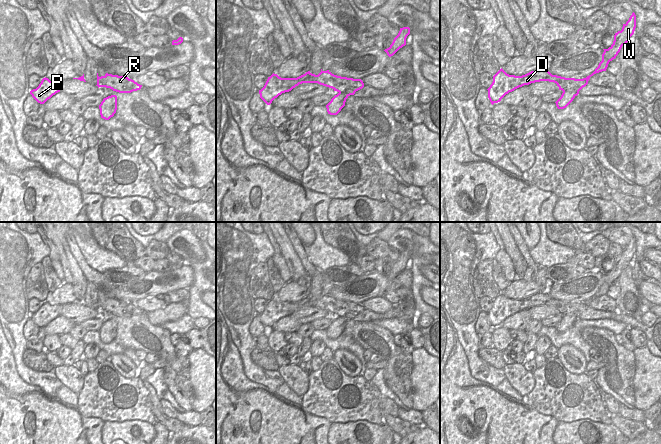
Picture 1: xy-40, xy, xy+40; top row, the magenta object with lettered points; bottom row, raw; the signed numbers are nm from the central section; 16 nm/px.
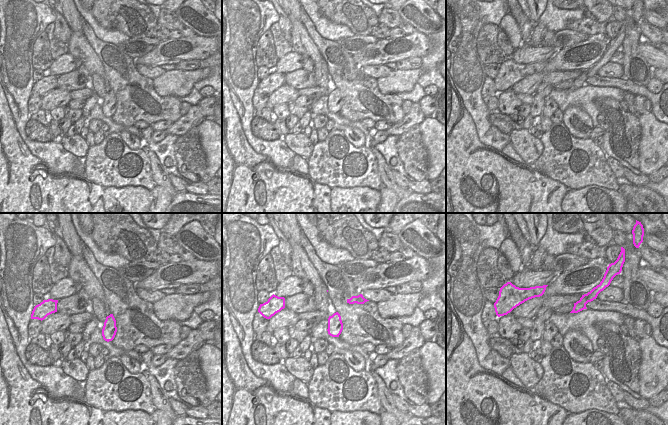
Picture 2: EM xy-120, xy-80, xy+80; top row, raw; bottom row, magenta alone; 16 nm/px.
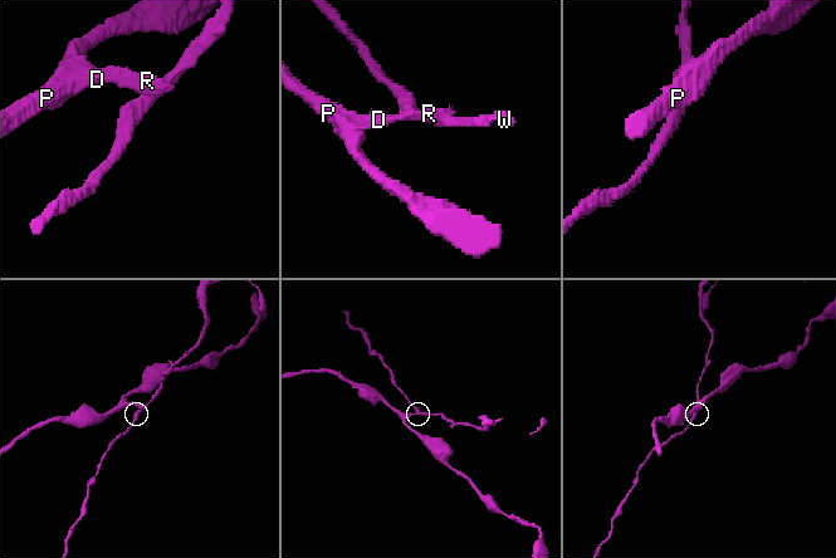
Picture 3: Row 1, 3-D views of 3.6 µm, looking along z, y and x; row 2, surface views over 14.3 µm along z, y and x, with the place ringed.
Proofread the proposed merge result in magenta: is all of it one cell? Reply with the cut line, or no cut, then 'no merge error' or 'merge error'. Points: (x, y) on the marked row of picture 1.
cut in xy+40 along (563, 91), (575, 90), (577, 94); merge error

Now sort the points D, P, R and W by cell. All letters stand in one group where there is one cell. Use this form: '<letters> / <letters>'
D P R / W

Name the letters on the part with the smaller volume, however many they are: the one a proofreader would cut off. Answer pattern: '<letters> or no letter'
W

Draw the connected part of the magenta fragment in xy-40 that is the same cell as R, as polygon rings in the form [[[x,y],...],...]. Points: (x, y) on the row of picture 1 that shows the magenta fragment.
[[[97,73],[97,85],[99,87],[110,88],[119,93],[131,93],[140,90],[142,85],[138,84],[128,77],[112,75],[106,73],[104,76],[99,77]]]

